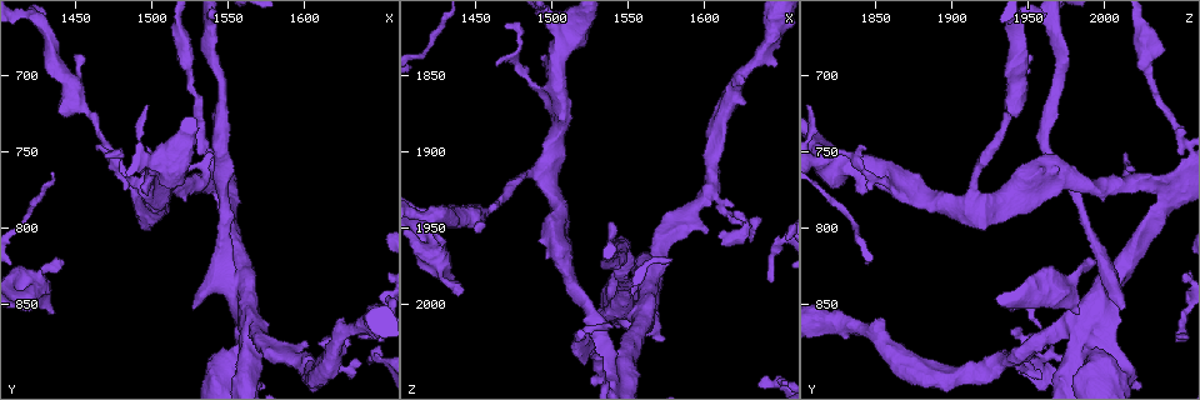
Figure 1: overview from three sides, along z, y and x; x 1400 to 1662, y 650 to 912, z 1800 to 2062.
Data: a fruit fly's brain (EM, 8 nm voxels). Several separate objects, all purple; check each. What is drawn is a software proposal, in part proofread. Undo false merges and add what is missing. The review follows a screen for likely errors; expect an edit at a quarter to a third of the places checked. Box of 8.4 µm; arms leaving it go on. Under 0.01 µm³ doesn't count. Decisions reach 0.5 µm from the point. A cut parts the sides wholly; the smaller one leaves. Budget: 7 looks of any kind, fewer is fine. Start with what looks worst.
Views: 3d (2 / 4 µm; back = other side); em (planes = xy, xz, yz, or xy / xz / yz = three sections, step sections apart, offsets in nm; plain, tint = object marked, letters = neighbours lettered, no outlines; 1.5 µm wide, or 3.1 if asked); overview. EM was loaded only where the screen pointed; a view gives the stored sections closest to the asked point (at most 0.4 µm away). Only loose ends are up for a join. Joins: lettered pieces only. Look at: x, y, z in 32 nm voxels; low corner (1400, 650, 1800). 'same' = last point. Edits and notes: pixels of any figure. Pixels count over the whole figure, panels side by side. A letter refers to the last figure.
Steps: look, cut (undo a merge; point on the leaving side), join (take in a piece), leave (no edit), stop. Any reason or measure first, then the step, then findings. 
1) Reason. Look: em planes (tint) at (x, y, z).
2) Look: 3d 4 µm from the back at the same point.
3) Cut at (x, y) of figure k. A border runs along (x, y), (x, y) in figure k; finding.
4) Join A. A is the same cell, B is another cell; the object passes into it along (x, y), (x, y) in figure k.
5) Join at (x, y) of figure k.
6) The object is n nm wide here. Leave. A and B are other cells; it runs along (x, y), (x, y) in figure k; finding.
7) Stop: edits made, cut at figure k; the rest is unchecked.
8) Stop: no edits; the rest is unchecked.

Free end. Look: em planes (letters) at (1434, 854, 1984).

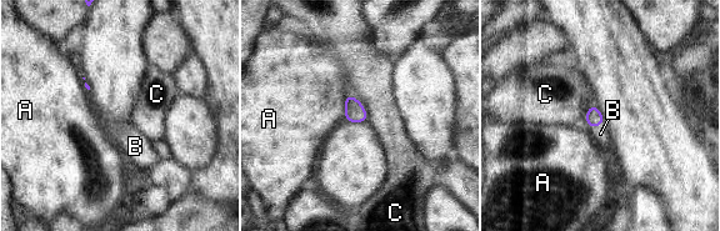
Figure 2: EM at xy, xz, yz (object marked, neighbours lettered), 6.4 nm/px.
The longest contact is with C, 220 nm. Join B. B is the same cell, A and C are other cells; the neuron continues.

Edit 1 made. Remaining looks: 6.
Redraw. Look: overview.

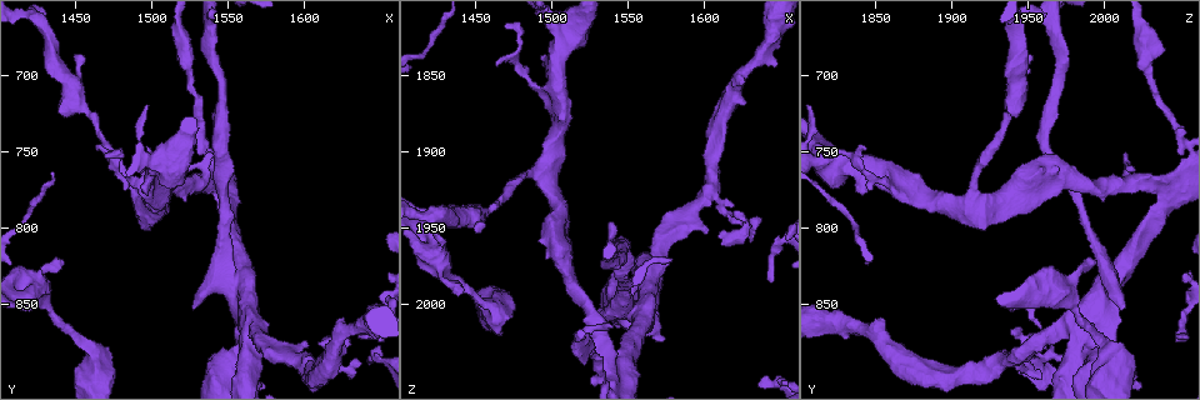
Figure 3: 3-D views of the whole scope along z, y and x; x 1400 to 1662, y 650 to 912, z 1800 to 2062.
Branch point. Look: em planes (letters) at (1602, 890, 1926).

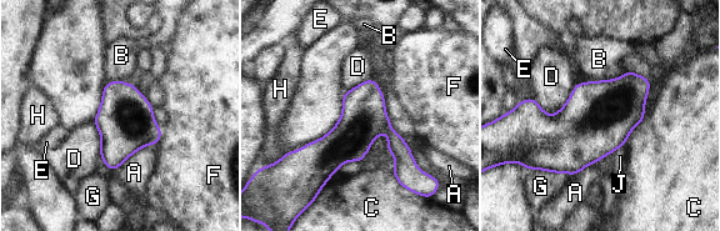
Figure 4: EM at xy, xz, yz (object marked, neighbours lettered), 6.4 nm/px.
Leave. A, B, C, D, E, F, G, H and J are other cells; a border runs along (575, 84), (554, 114), (534, 99) in figure 4; one neuron here.

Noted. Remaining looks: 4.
Stop: edits made, join at figure 2; the rest is unchecked.

